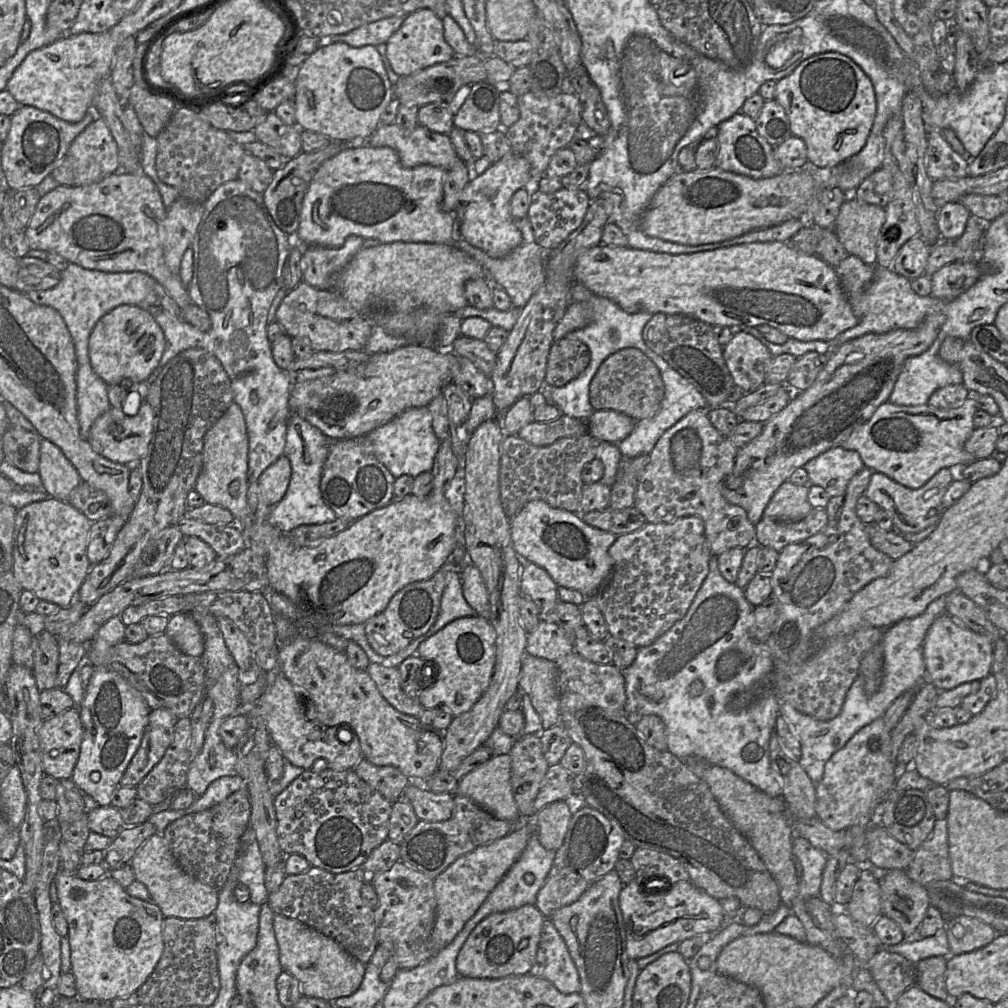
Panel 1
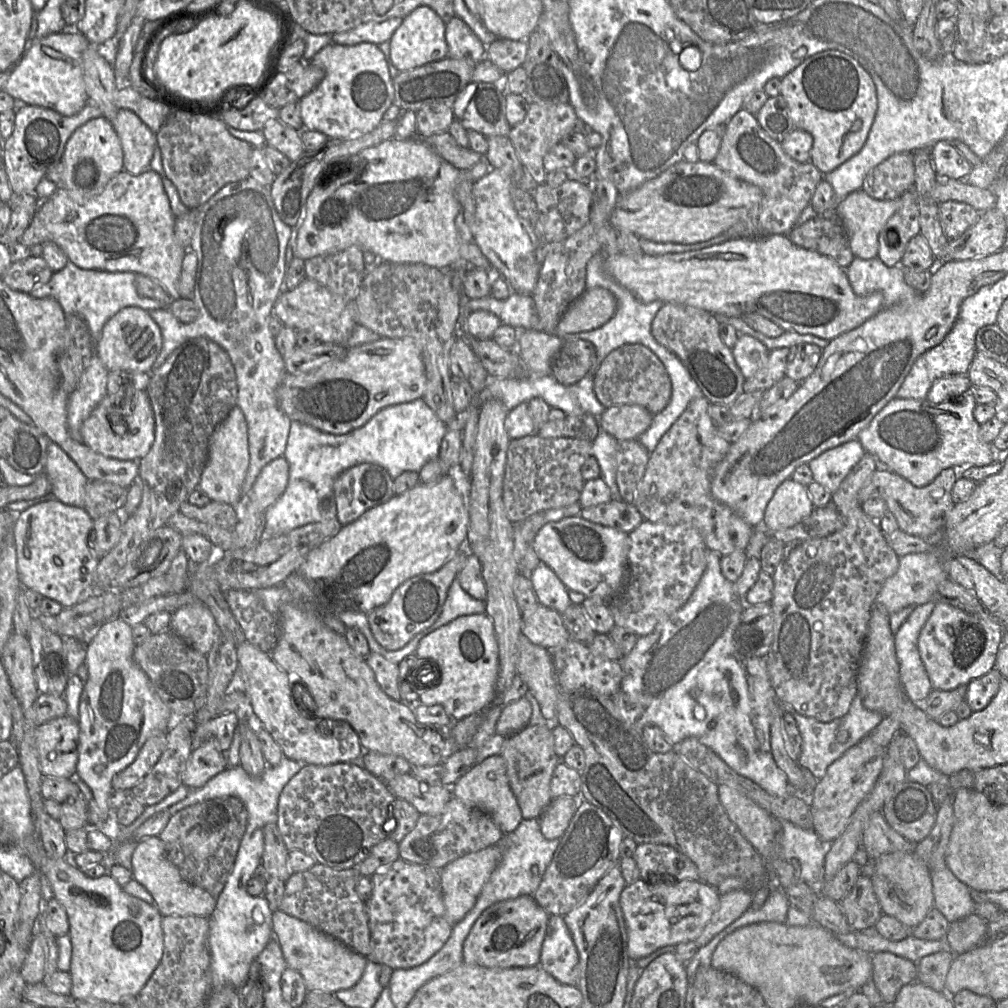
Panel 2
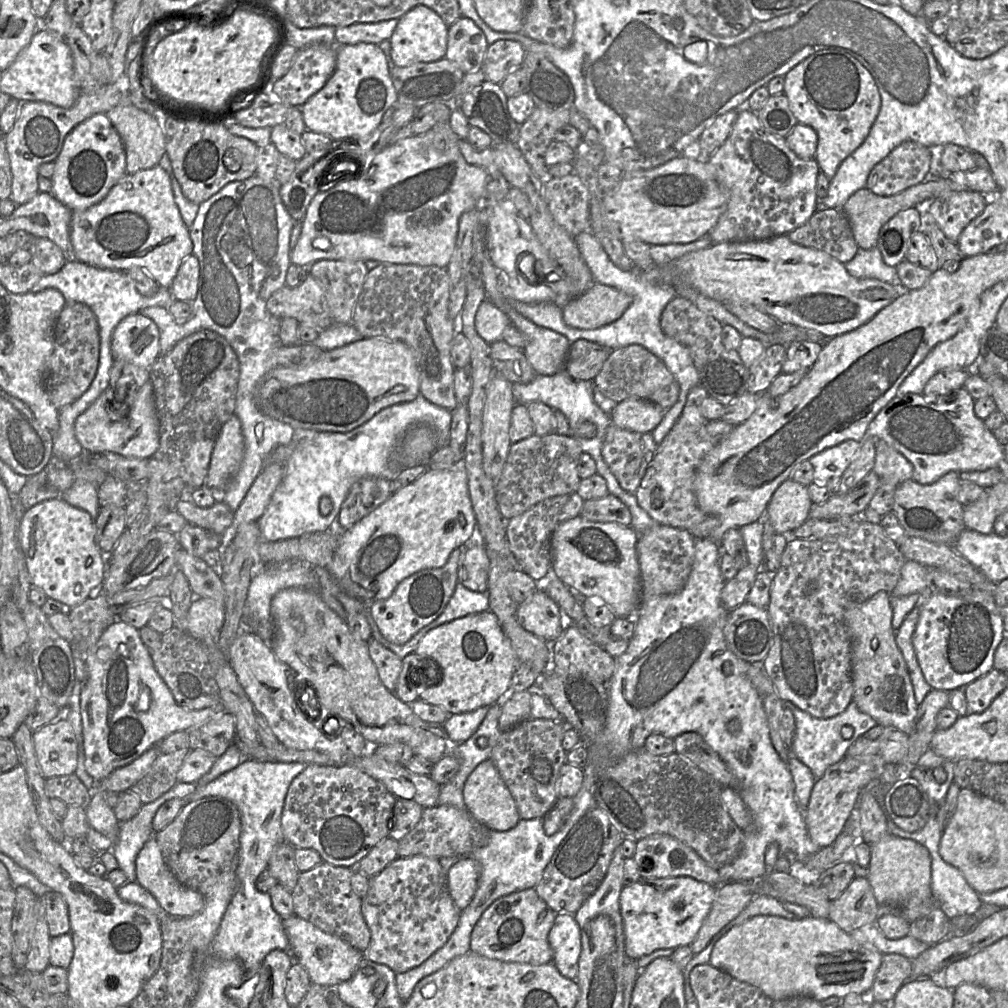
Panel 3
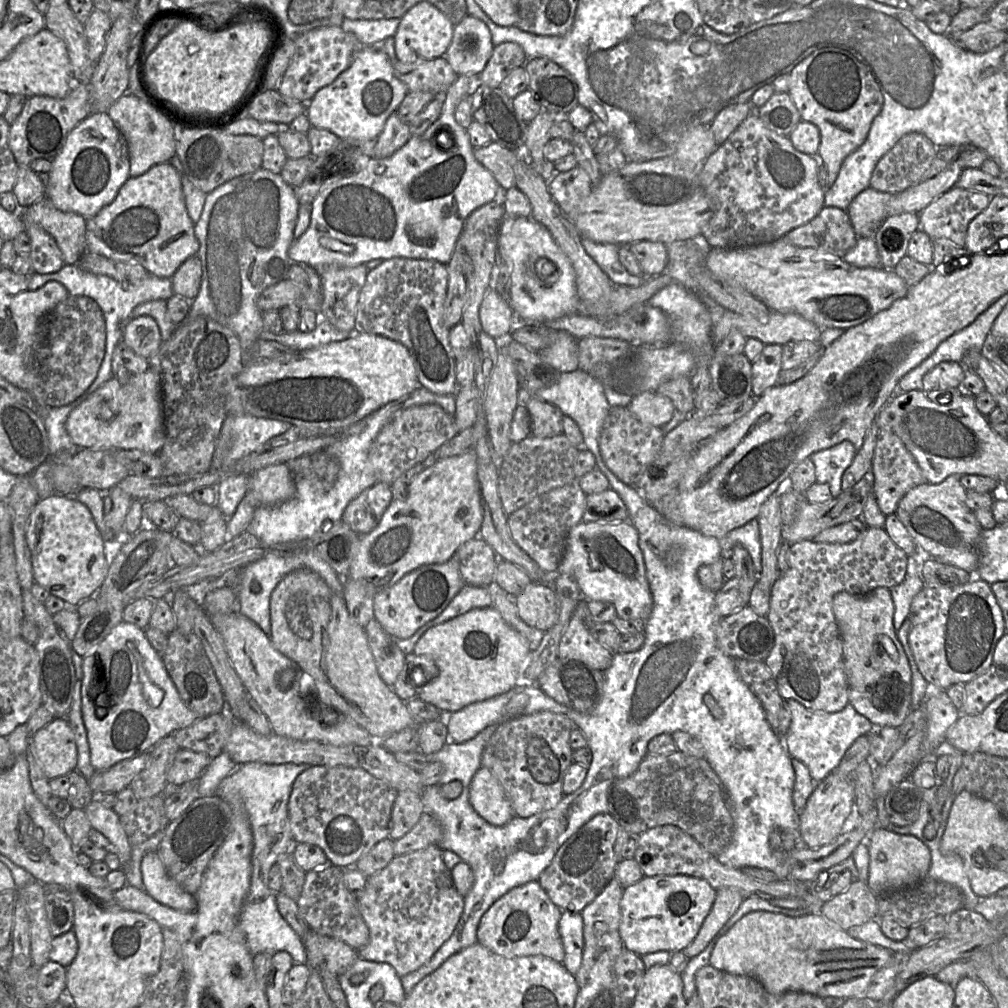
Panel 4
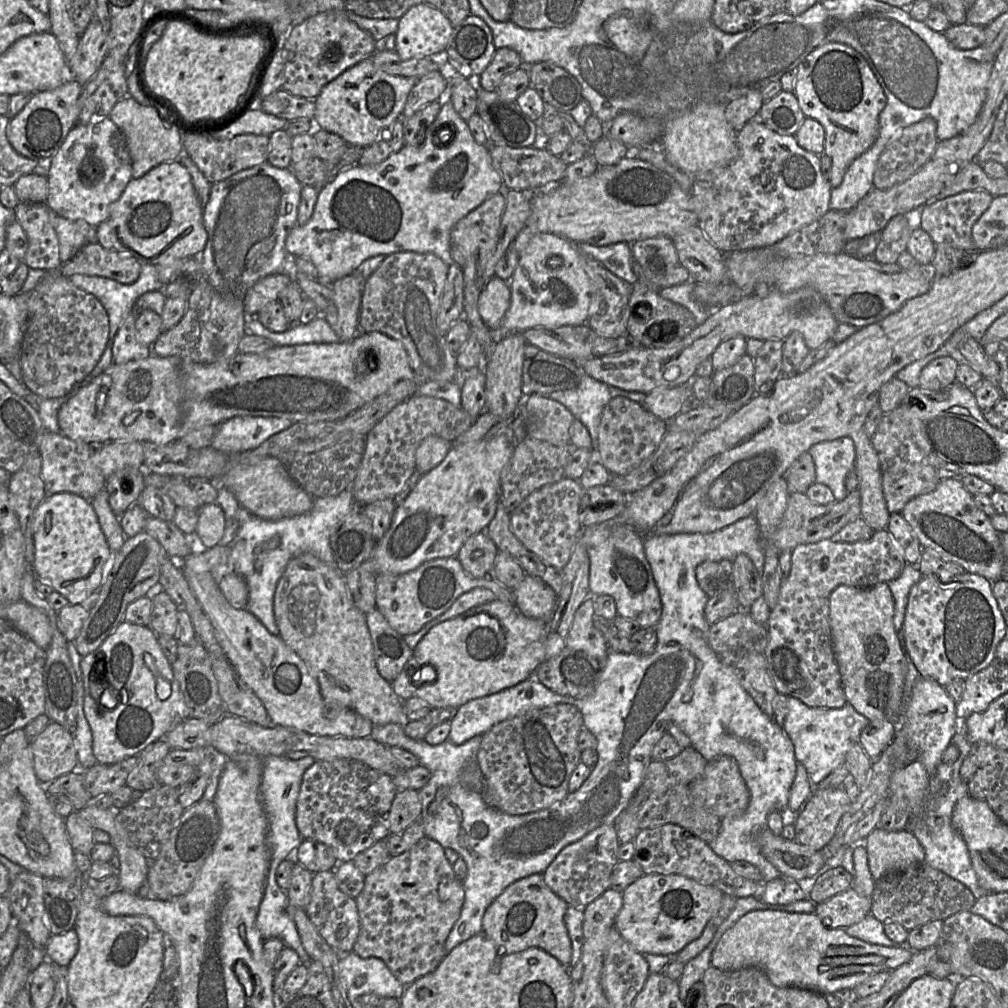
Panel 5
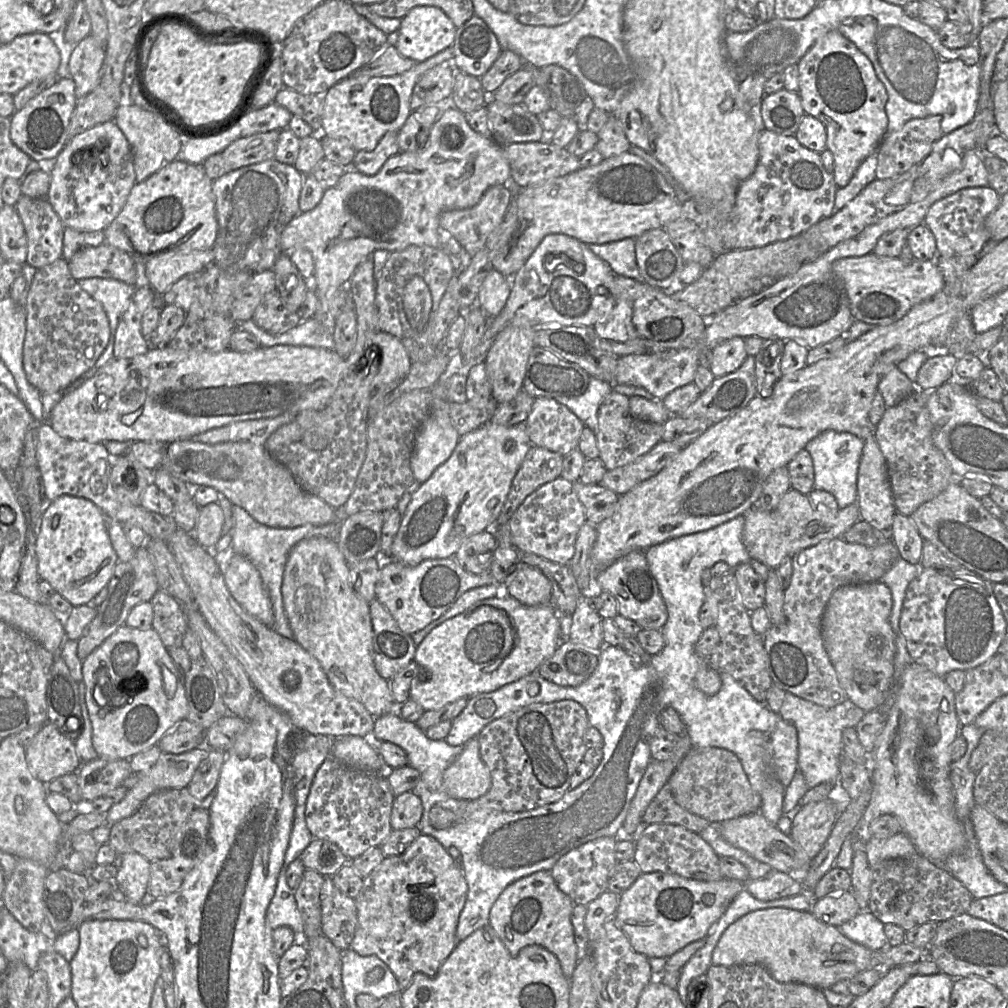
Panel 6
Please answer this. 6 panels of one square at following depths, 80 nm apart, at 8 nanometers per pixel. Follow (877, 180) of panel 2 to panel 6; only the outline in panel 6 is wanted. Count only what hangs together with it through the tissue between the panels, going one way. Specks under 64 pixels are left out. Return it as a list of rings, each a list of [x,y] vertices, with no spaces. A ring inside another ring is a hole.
[[[927,116],[907,121],[900,129],[886,134],[877,149],[876,179],[889,179],[907,172],[929,155],[942,136],[941,116]]]

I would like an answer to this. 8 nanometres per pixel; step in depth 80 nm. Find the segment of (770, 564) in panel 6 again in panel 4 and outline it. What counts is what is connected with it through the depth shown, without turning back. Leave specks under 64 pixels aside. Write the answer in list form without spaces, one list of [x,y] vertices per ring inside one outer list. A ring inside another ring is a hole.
[[[870,476],[863,477],[850,489],[842,491],[839,496],[833,497],[830,501],[824,503],[810,503],[805,499],[804,493],[804,499],[800,503],[798,515],[796,517],[795,522],[790,526],[782,528],[782,539],[788,542],[789,544],[794,544],[802,540],[812,540],[816,535],[818,535],[821,531],[827,528],[848,522],[855,518],[861,518],[867,498],[871,493],[872,479],[870,478]]]

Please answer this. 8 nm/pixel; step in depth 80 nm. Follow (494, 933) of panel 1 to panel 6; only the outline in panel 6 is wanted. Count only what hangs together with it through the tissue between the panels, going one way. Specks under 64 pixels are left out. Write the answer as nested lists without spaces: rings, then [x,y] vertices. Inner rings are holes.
[[[541,870],[509,884],[502,891],[491,907],[488,924],[511,955],[529,945],[539,945],[553,953],[570,980],[579,961],[571,923],[574,905],[558,888],[550,871]]]

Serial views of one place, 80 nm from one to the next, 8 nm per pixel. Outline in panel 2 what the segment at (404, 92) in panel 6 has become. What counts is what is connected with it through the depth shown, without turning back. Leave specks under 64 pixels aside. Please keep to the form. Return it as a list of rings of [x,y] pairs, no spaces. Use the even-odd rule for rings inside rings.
[[[331,43],[310,61],[322,67],[325,76],[298,102],[305,130],[319,131],[328,138],[349,138],[370,133],[383,121],[383,114],[394,102],[394,87],[385,56],[376,44]]]

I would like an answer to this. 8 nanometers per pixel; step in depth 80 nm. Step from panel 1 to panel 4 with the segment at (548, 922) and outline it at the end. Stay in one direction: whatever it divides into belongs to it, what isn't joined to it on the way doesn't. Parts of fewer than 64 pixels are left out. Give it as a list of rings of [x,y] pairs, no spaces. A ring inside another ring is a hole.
[[[562,911],[558,923],[558,931],[565,952],[562,964],[570,974],[575,975],[582,962],[584,946],[581,913]]]

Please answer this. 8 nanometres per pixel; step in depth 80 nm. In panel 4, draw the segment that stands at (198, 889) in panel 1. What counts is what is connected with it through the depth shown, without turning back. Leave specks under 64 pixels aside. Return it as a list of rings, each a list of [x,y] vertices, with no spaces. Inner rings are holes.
[[[157,851],[145,853],[141,861],[141,875],[145,891],[160,904],[186,913],[196,909],[194,895],[182,889],[168,875]]]

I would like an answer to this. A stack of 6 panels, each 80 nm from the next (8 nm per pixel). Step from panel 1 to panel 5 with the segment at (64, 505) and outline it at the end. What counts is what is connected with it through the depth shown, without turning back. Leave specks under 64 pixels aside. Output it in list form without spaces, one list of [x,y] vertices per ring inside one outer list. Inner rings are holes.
[[[68,492],[48,494],[34,512],[32,533],[35,553],[31,568],[39,580],[48,583],[54,591],[65,597],[70,605],[84,603],[99,590],[111,564],[113,552],[107,544],[90,500]]]

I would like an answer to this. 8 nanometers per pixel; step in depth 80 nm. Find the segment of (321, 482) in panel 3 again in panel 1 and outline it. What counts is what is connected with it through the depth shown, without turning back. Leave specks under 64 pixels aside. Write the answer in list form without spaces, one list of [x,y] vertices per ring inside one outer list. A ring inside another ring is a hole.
[[[427,406],[407,409],[364,437],[365,450],[373,454],[395,479],[401,475],[415,478],[423,472],[431,472],[441,445],[433,429],[432,413]],[[296,413],[288,420],[284,455],[291,464],[291,479],[284,498],[270,509],[267,522],[282,532],[290,532],[303,525],[321,525],[337,519],[335,512],[323,500],[320,481],[324,463],[333,440],[324,435]]]

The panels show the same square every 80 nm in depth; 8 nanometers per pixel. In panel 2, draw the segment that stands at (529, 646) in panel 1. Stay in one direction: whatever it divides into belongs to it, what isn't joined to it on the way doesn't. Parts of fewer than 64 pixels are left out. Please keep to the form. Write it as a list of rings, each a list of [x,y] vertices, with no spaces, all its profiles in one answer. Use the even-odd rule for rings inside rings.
[[[539,603],[530,616],[522,617],[522,635],[550,653],[571,639],[563,625],[561,614]]]

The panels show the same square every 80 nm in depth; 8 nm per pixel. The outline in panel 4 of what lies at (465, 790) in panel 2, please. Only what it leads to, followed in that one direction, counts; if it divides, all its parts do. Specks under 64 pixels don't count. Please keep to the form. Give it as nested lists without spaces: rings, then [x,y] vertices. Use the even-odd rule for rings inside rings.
[[[485,767],[479,768],[472,778],[469,802],[477,814],[493,826],[503,826],[515,815],[500,783]]]

